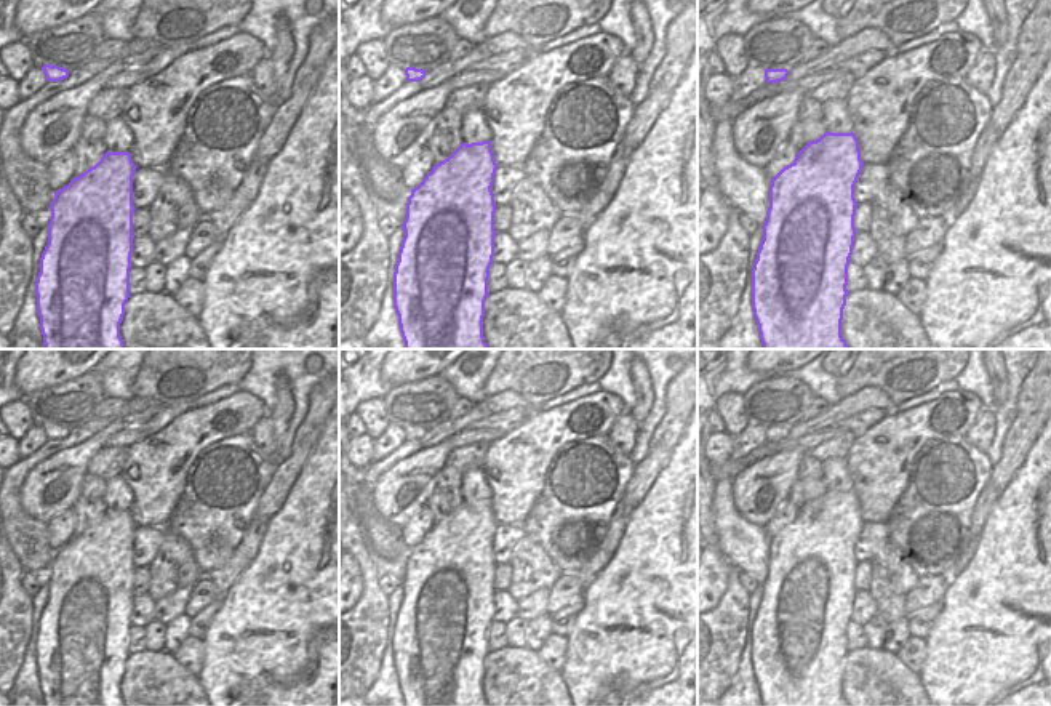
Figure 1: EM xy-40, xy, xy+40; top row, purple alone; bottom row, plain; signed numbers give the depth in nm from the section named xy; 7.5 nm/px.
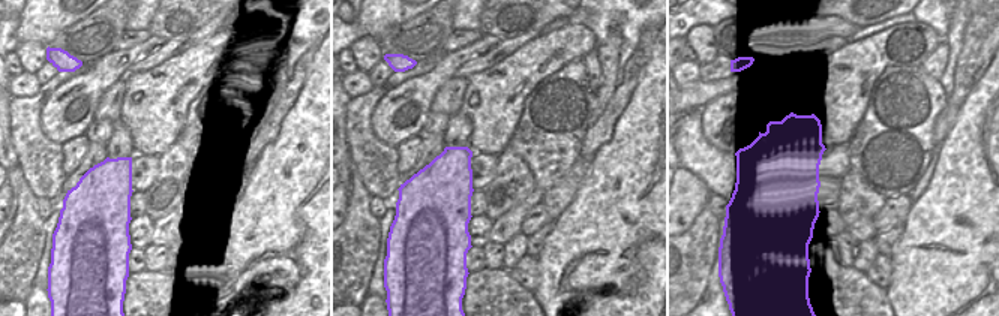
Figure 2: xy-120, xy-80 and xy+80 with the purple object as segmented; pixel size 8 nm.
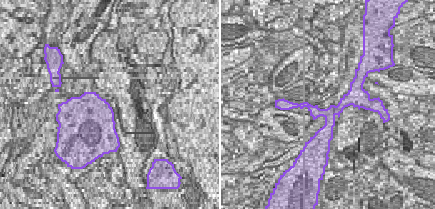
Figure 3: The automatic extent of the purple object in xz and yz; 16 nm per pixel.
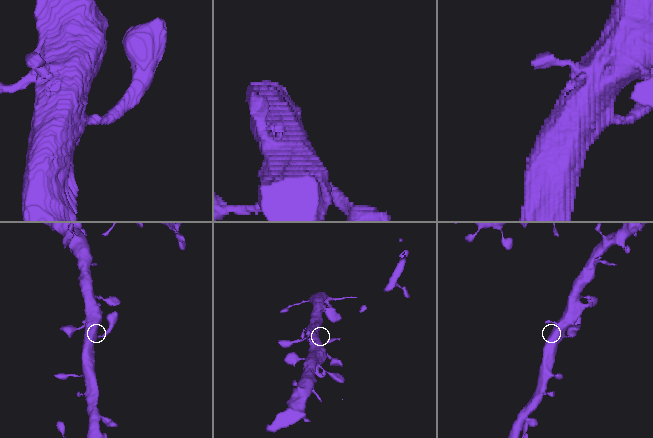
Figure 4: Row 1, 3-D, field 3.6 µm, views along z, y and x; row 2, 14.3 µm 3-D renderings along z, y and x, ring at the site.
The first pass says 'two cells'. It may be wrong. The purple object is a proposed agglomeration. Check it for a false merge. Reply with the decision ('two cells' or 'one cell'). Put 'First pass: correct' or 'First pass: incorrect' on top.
First pass: incorrect
one cell

